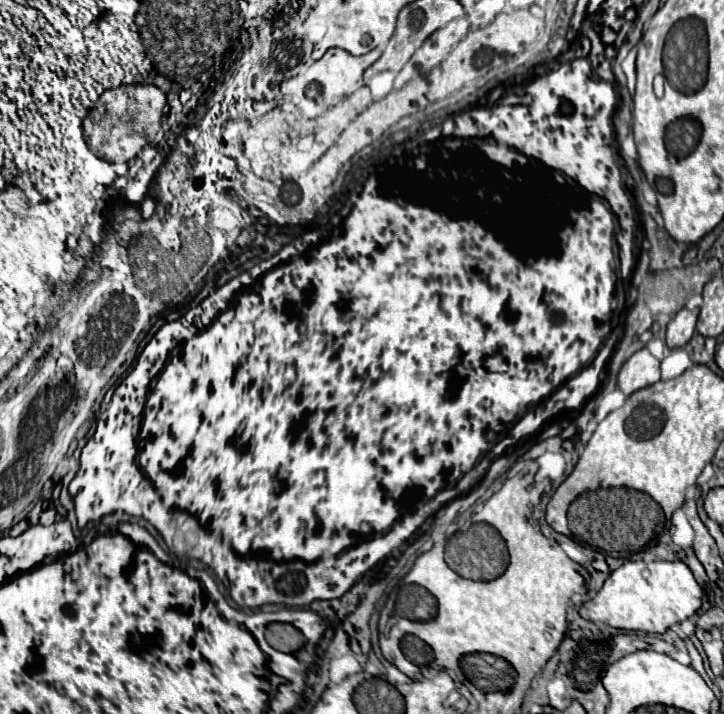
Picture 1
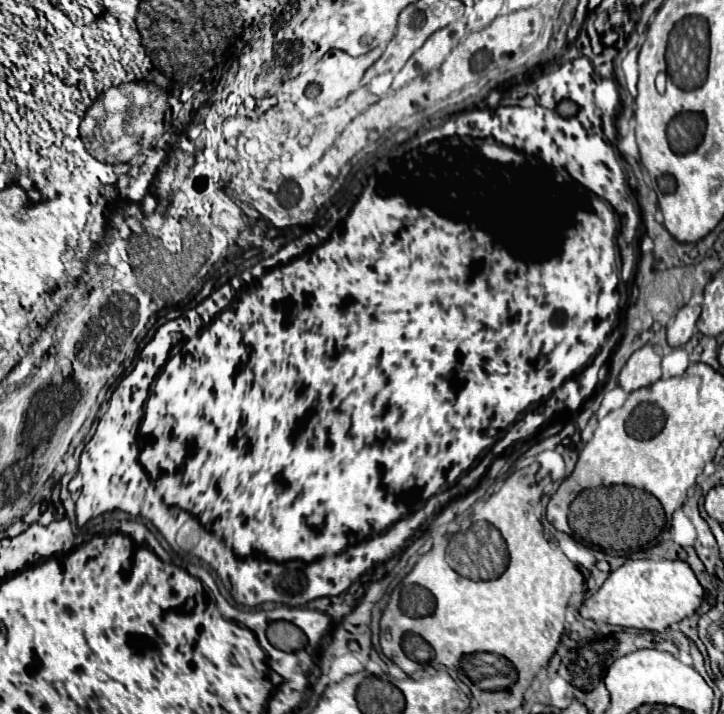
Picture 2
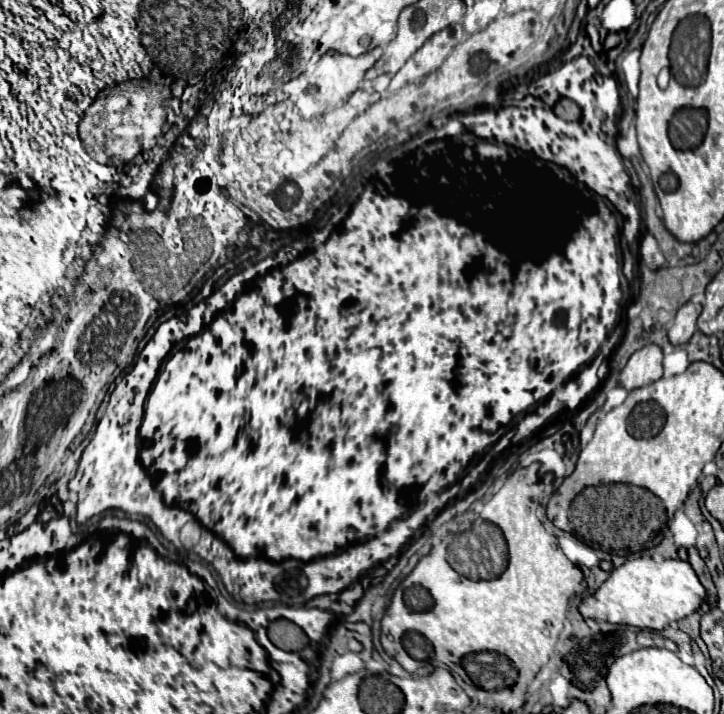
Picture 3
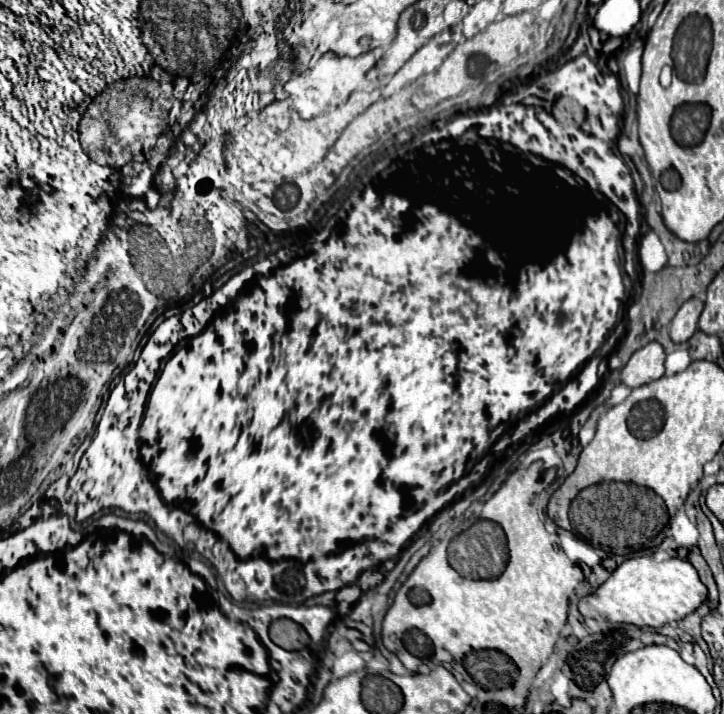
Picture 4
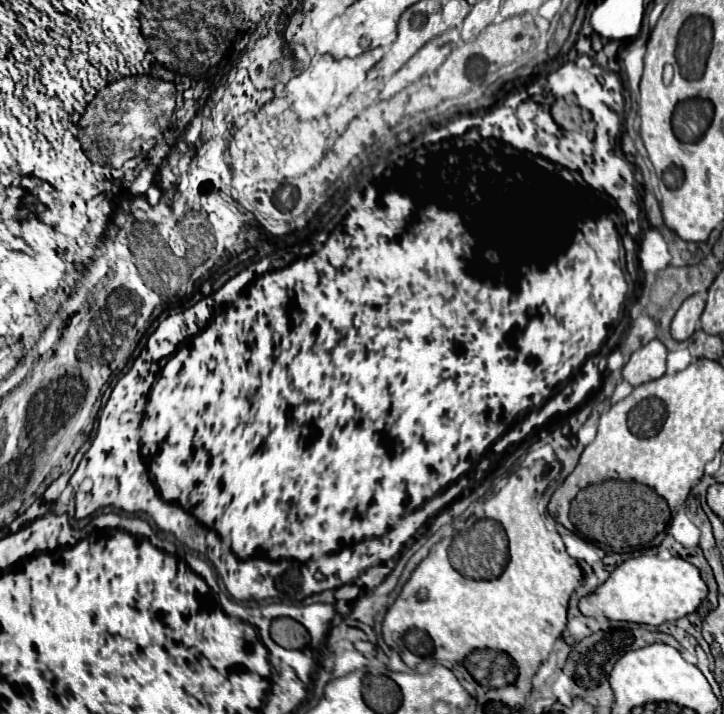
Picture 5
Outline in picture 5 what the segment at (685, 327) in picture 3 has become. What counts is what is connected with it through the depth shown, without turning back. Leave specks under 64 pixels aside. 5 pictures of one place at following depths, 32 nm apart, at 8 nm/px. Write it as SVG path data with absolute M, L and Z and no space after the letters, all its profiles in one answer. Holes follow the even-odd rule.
M698 294L686 298L680 306L680 310L676 312L674 320L672 320L672 338L674 340L688 340L694 330L696 330L696 324L704 312L704 298L700 298Z

